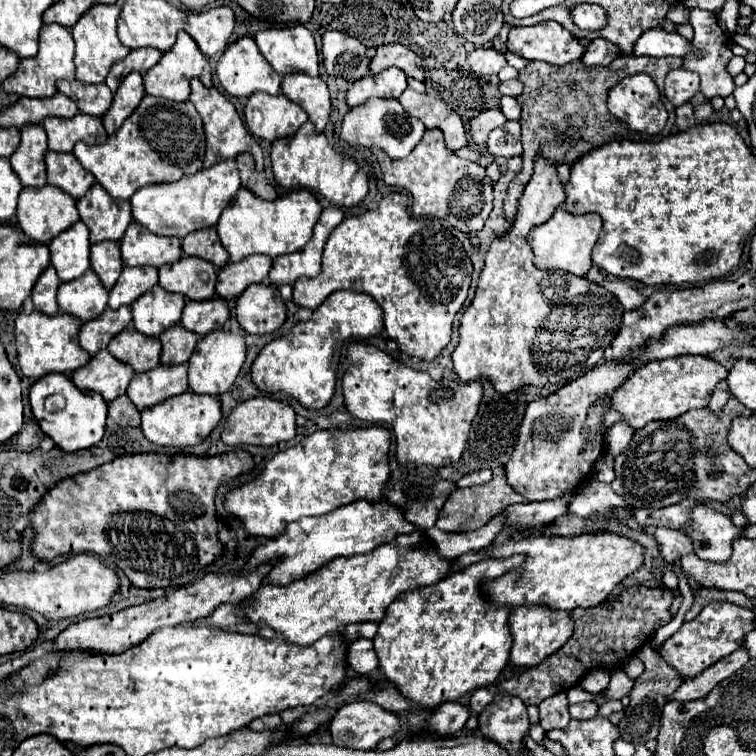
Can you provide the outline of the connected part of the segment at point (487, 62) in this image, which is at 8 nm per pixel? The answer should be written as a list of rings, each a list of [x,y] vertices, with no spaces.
[[[476,48],[468,54],[468,62],[472,66],[472,72],[478,76],[490,76],[498,74],[506,66],[504,52],[498,52],[494,48]]]

